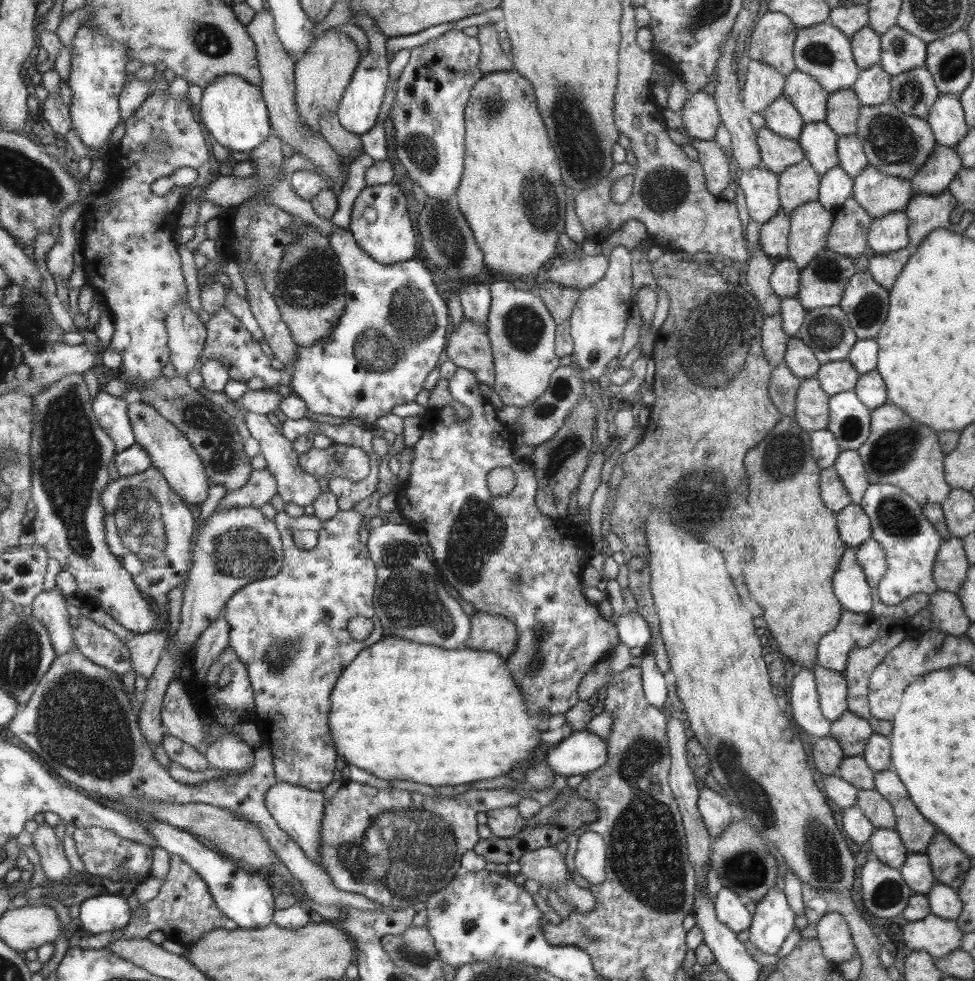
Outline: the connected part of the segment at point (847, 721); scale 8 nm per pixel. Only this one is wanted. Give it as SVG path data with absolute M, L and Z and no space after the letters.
M850 710L831 723L831 736L842 744L848 757L860 756L866 752L867 742L874 733L874 728L867 719L852 714Z

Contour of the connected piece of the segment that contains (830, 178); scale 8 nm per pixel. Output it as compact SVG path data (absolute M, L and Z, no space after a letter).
M835 166L822 175L818 201L823 203L826 210L835 212L847 202L853 192L854 179L843 168Z

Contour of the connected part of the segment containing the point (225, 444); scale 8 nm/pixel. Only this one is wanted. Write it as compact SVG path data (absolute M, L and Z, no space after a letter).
M160 375L151 381L140 383L136 389L140 392L143 403L155 407L164 419L174 423L190 439L196 454L203 460L208 479L227 491L240 490L247 485L254 469L250 468L250 458L246 456L242 437L236 430L238 420L230 417L222 406L208 400L204 394L190 387L186 377L178 375L172 378Z

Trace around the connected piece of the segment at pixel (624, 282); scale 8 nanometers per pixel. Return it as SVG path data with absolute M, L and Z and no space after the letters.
M618 245L609 254L609 267L604 278L582 290L571 314L571 337L575 341L575 350L562 358L562 365L577 362L590 378L600 378L604 374L608 363L619 357L629 310L633 306L632 293L632 255L626 247Z

